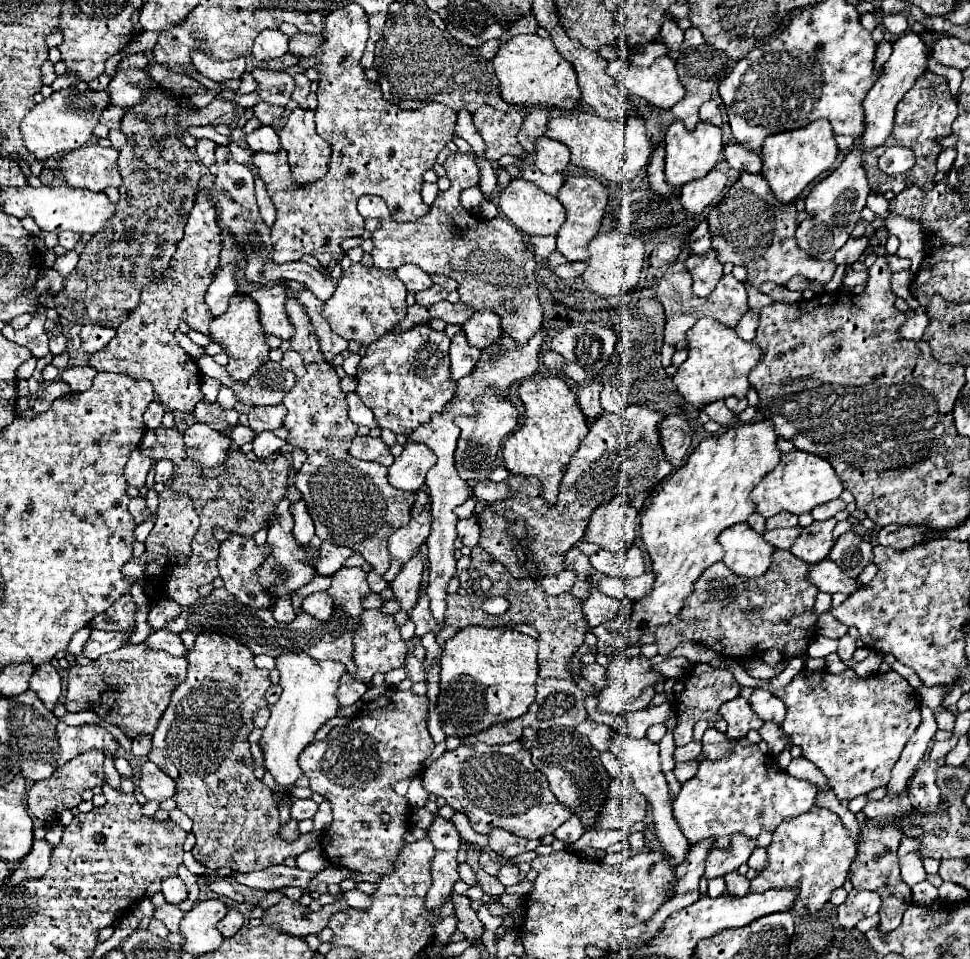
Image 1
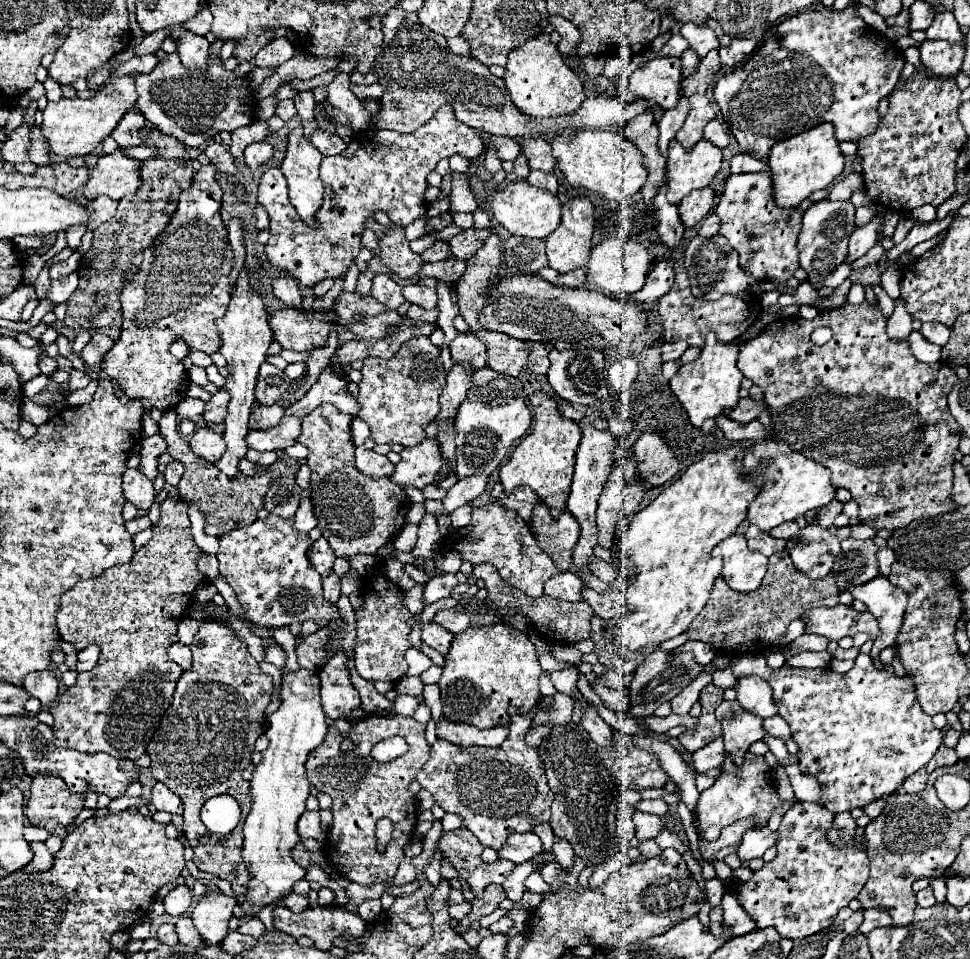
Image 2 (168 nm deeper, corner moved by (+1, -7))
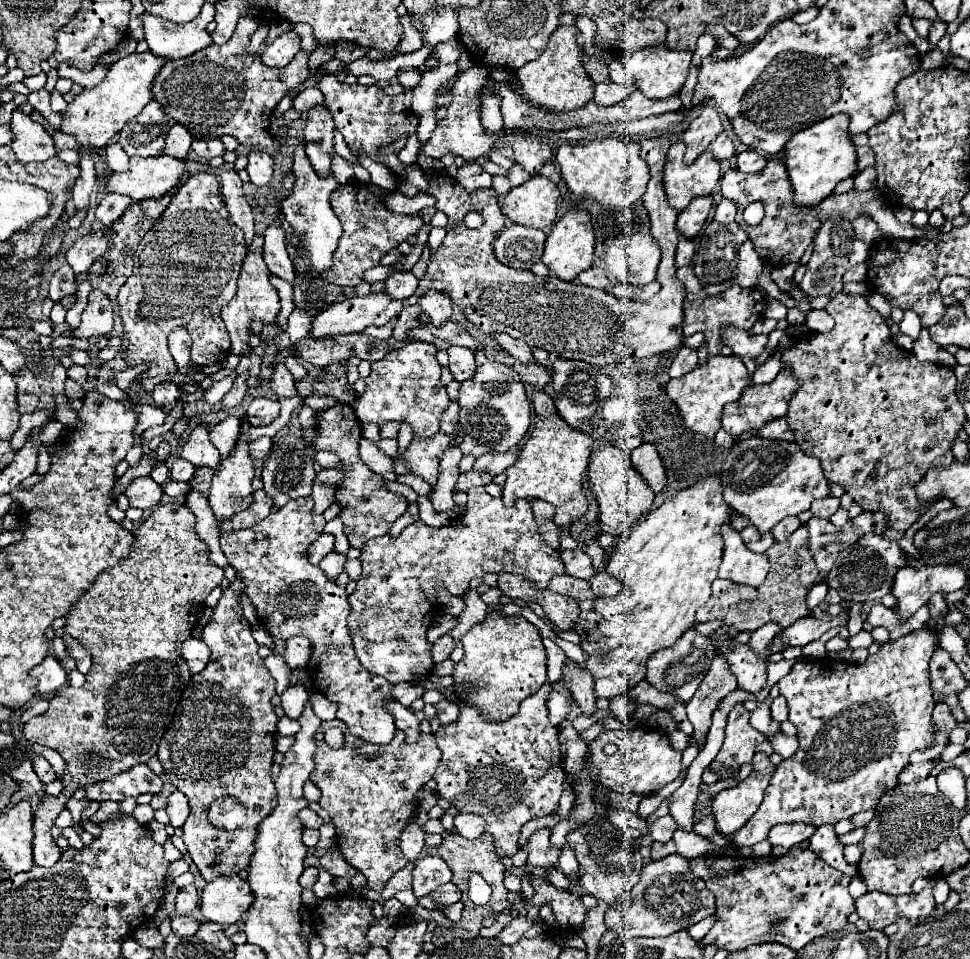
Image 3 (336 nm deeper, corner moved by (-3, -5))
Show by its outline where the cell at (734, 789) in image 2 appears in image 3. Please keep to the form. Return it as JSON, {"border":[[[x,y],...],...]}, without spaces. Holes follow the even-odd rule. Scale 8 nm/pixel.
{"border":[[[755,754],[753,772],[739,786],[717,794],[717,798],[713,800],[713,814],[721,834],[735,834],[747,824],[747,818],[757,812],[773,770],[775,766],[771,764],[767,754]]]}

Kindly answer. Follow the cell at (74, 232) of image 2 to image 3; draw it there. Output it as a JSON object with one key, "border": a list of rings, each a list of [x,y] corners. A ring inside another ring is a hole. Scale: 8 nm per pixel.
{"border":[[[79,152],[79,168],[81,168],[81,174],[73,188],[73,202],[75,202],[77,210],[85,210],[85,208],[89,208],[89,196],[91,196],[91,190],[97,180],[95,162],[89,152]]]}

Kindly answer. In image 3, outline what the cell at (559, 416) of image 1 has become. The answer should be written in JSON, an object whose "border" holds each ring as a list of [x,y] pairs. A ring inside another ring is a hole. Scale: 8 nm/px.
{"border":[[[535,390],[531,396],[531,404],[533,404],[533,428],[529,434],[529,440],[521,448],[519,460],[505,470],[507,480],[505,480],[505,488],[503,488],[503,502],[505,502],[505,506],[513,506],[515,500],[519,500],[519,498],[545,500],[557,508],[557,512],[555,512],[557,526],[567,528],[567,526],[579,522],[587,512],[587,498],[583,492],[583,482],[585,482],[585,474],[587,474],[589,456],[593,452],[593,440],[589,434],[583,434],[579,430],[571,430],[559,418],[559,414],[555,414],[555,406],[553,406],[551,396],[547,392]]]}

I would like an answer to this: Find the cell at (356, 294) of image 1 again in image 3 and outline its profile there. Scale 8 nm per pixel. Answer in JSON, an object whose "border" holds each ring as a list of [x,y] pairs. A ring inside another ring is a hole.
{"border":[[[393,272],[385,280],[385,292],[395,300],[405,300],[415,294],[419,286],[419,280],[413,276],[413,272]]]}

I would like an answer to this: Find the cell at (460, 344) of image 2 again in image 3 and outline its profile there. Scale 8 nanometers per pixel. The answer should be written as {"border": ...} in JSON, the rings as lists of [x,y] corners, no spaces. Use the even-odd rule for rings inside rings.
{"border":[[[451,346],[449,350],[449,370],[457,382],[465,382],[475,374],[475,354],[469,348]]]}

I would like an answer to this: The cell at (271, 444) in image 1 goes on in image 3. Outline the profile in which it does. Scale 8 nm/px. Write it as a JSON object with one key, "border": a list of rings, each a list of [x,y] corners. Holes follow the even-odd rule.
{"border":[[[263,436],[263,438],[257,438],[257,440],[249,442],[249,454],[251,454],[253,458],[265,460],[267,454],[271,454],[271,438]]]}

